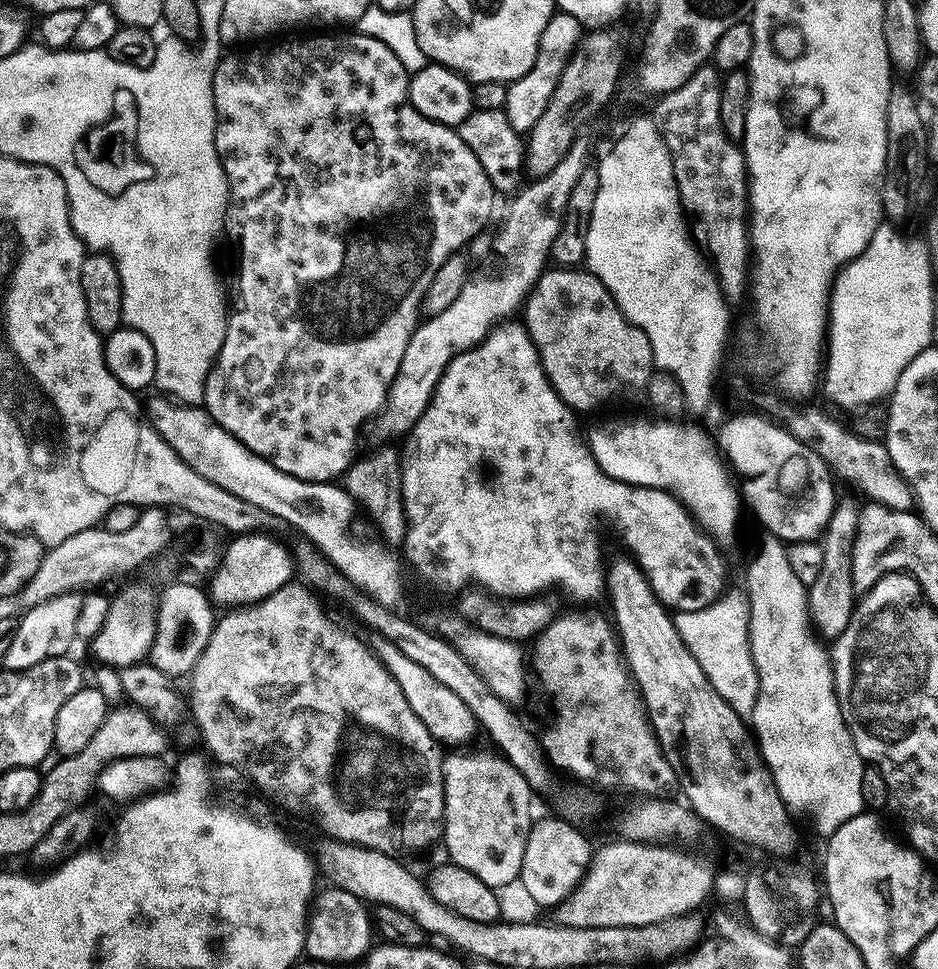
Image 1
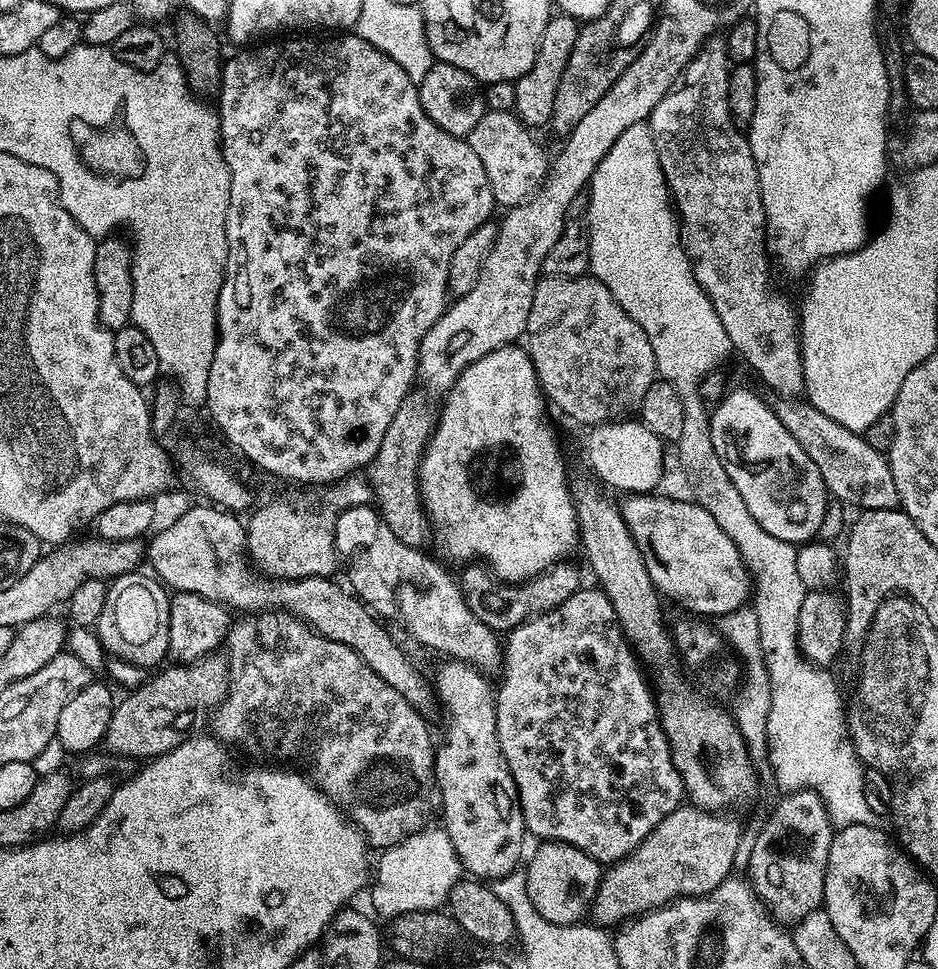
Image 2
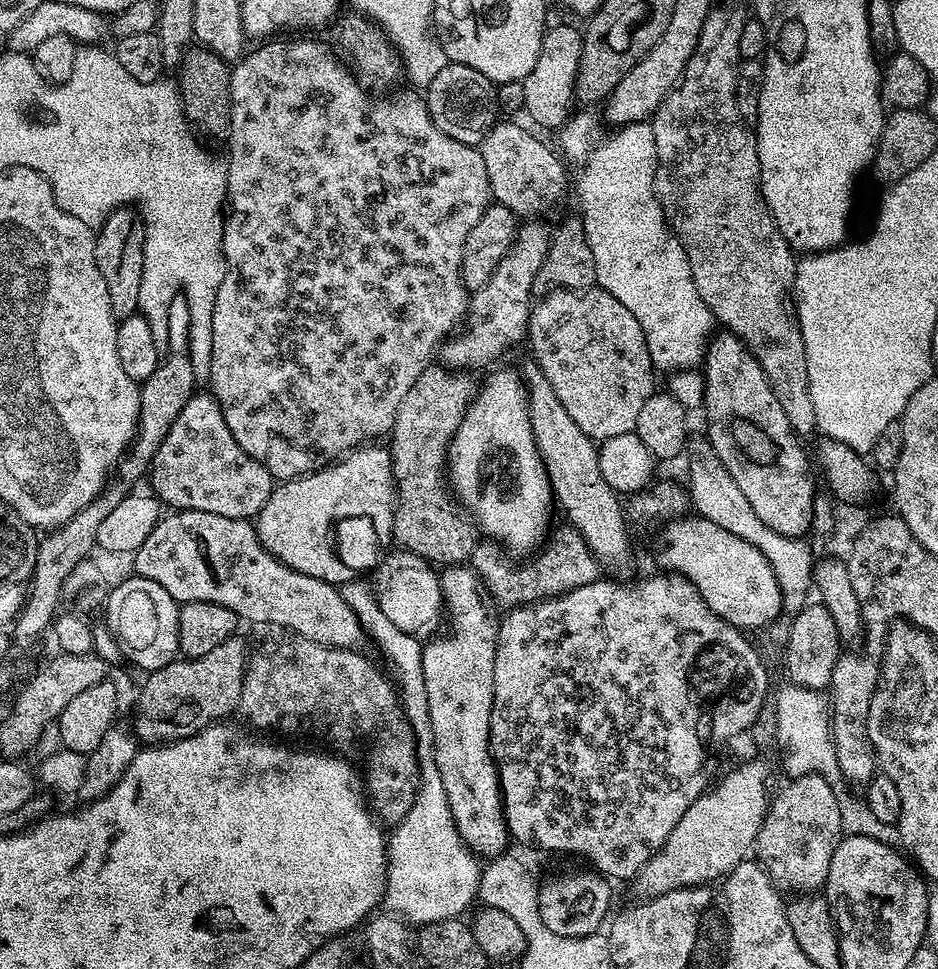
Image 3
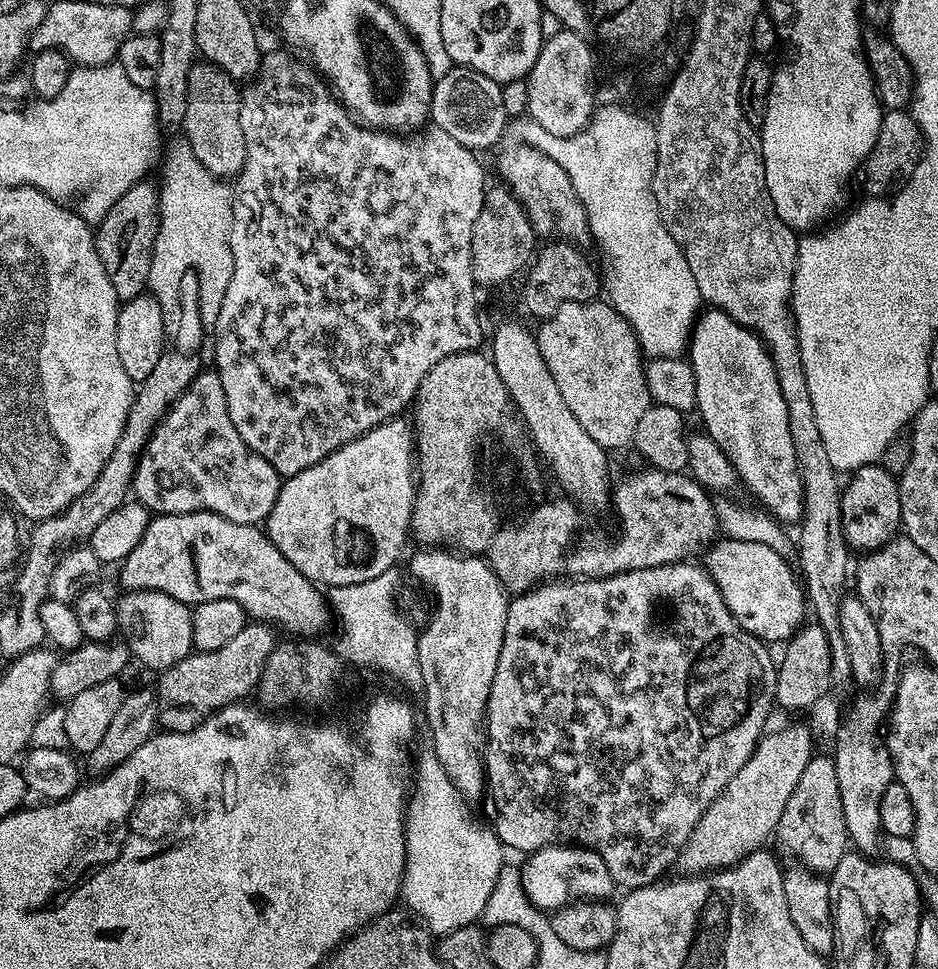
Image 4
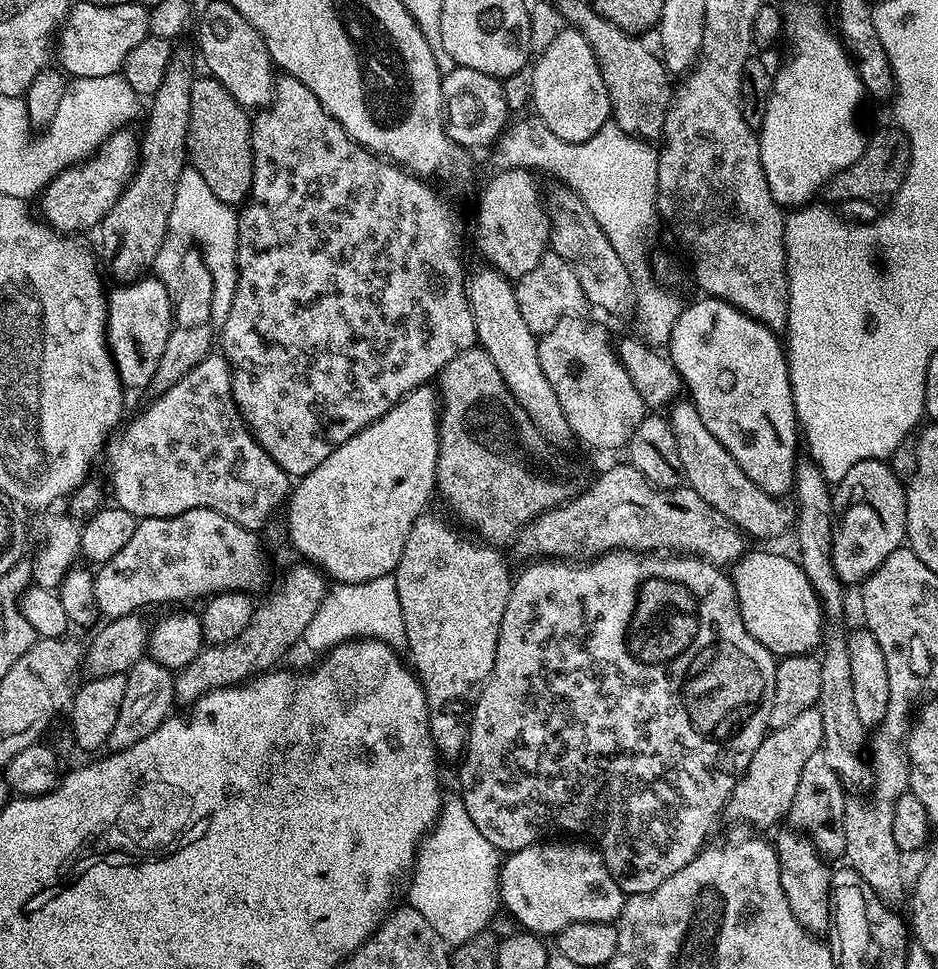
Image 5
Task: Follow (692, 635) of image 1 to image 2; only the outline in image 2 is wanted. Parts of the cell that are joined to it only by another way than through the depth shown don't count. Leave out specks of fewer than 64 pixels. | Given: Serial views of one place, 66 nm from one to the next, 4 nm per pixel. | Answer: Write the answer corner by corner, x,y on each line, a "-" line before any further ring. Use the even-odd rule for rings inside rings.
745,606
737,611
721,617
718,630
729,644
729,647
743,662
746,679
739,685
735,693
734,710
732,716
738,725
750,754
751,764
755,767
757,776
757,799
759,803
775,805
782,794
782,789
777,786
777,778
768,756
768,735
766,734
766,718
770,710
770,680
769,671
762,654
761,634
758,629
758,616
753,607

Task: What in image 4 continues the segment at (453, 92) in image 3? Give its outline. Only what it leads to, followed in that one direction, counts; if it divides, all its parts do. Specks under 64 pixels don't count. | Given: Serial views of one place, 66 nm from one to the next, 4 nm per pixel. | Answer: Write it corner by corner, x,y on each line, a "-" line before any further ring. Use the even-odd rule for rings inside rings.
454,66
433,83
431,123
446,130
462,146
473,150
494,147
505,135
509,119
506,106
502,106
500,84
486,74
478,74
478,70

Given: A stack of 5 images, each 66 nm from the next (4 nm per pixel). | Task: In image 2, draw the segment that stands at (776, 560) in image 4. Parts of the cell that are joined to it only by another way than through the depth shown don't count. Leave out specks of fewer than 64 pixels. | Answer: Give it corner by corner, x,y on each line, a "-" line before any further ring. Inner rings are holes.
628,494
625,496
628,496
625,498
625,500
622,500
622,511
624,513
624,521
626,522
626,526
629,530
632,531
632,537
634,538
634,542
638,542
638,550
642,550
642,558
646,562
646,570
650,574
650,578
654,582
654,586
656,587
657,592
660,593
661,597
668,598
670,596
672,599
677,600
678,603
682,604
684,607
689,608
689,613
695,614
697,617
700,618
712,618
708,616
715,616
715,618
721,618
728,614
730,614
732,611
737,611
739,608
745,607
749,603
750,597
753,595
754,592
754,581
749,573
747,565
744,564
744,559
742,558
742,554
738,550
738,546
735,544
735,542
730,538
730,534
726,534
726,530
722,530
722,526
718,526
718,522
714,522
714,518
712,515
710,515
705,509
700,505
697,504
695,500
691,498
685,498
685,500
671,500
668,496
648,496
652,494

